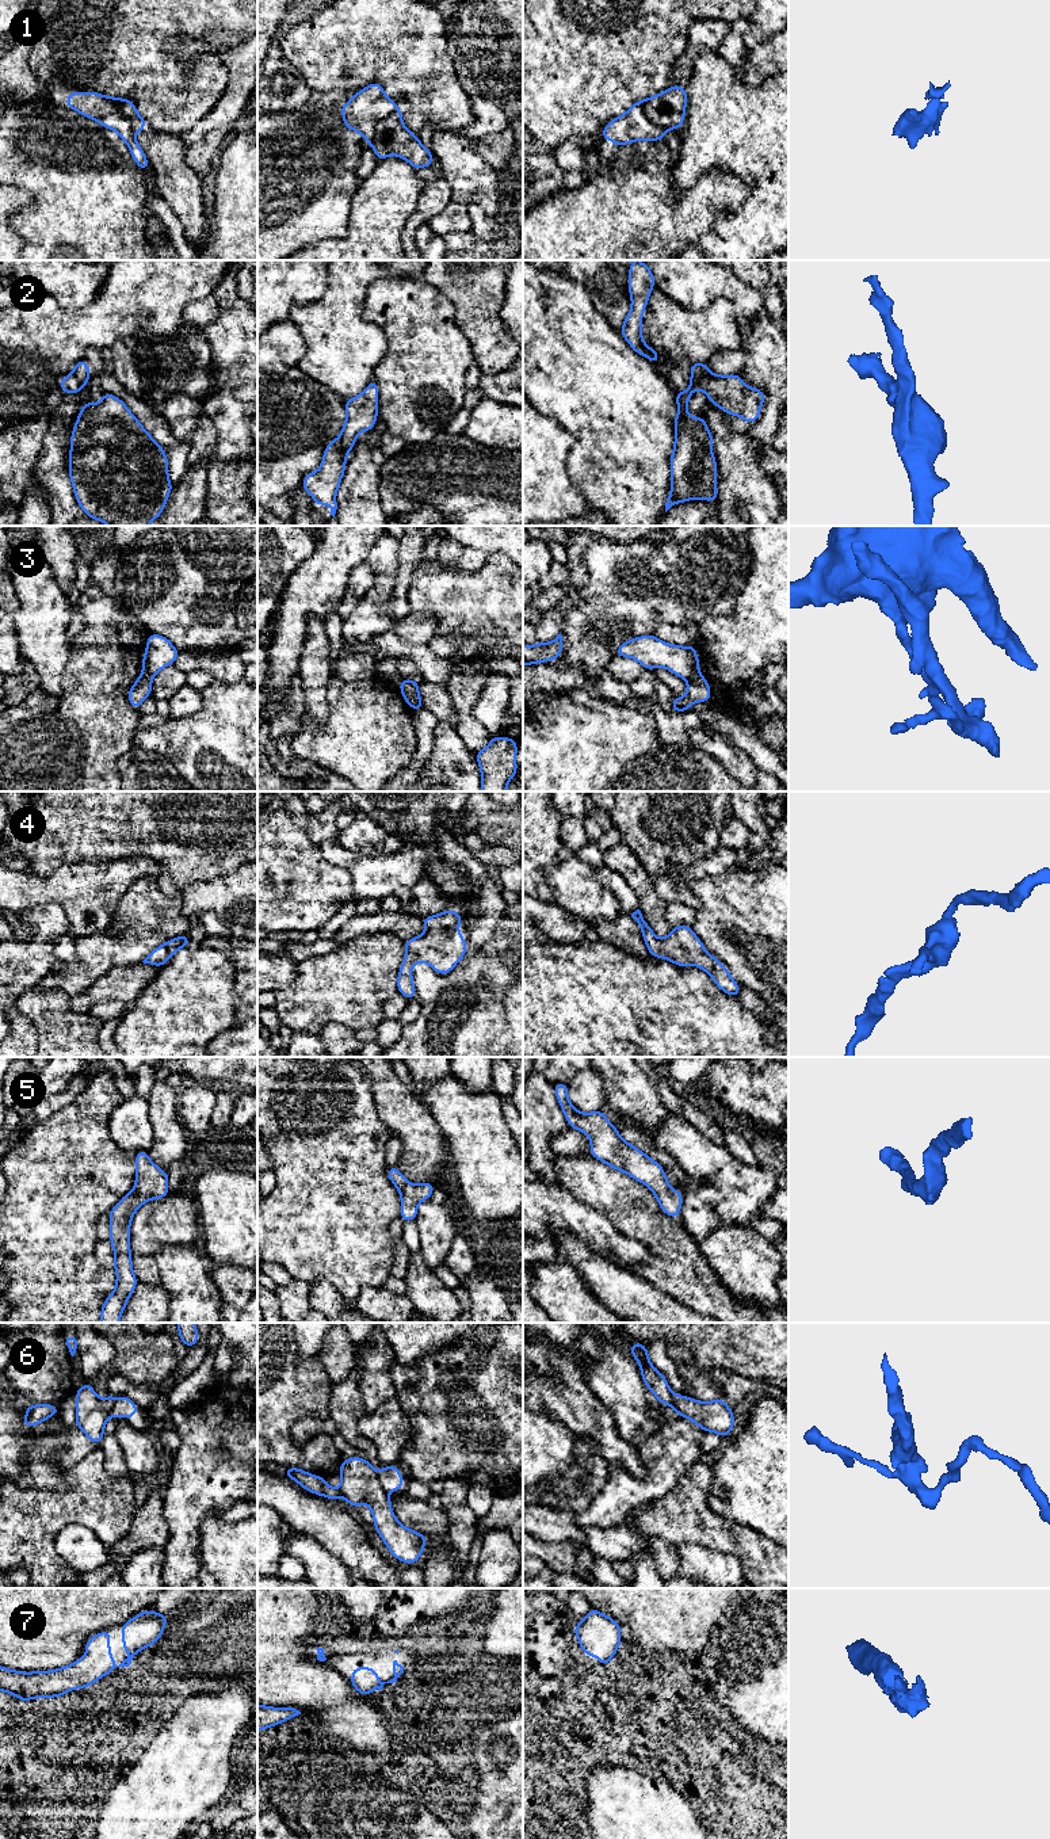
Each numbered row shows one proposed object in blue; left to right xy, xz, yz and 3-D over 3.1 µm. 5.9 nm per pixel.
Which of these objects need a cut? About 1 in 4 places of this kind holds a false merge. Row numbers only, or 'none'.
1, 2, 3, 6

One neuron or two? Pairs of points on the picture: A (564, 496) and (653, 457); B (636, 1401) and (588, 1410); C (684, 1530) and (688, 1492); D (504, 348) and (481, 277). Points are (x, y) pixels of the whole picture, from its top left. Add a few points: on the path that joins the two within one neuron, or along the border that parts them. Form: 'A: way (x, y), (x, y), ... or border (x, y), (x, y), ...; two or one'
A: border (568, 460), (568, 476), (583, 492), (590, 507); two
B: border (585, 1382), (608, 1411), (621, 1435); two
C: way (684, 1521), (687, 1502); one
D: way (491, 331), (481, 321), (481, 294); one

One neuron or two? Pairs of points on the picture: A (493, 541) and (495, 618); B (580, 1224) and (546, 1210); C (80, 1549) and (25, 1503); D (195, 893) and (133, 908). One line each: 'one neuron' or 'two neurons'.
A: two neurons
B: one neuron
C: two neurons
D: two neurons

